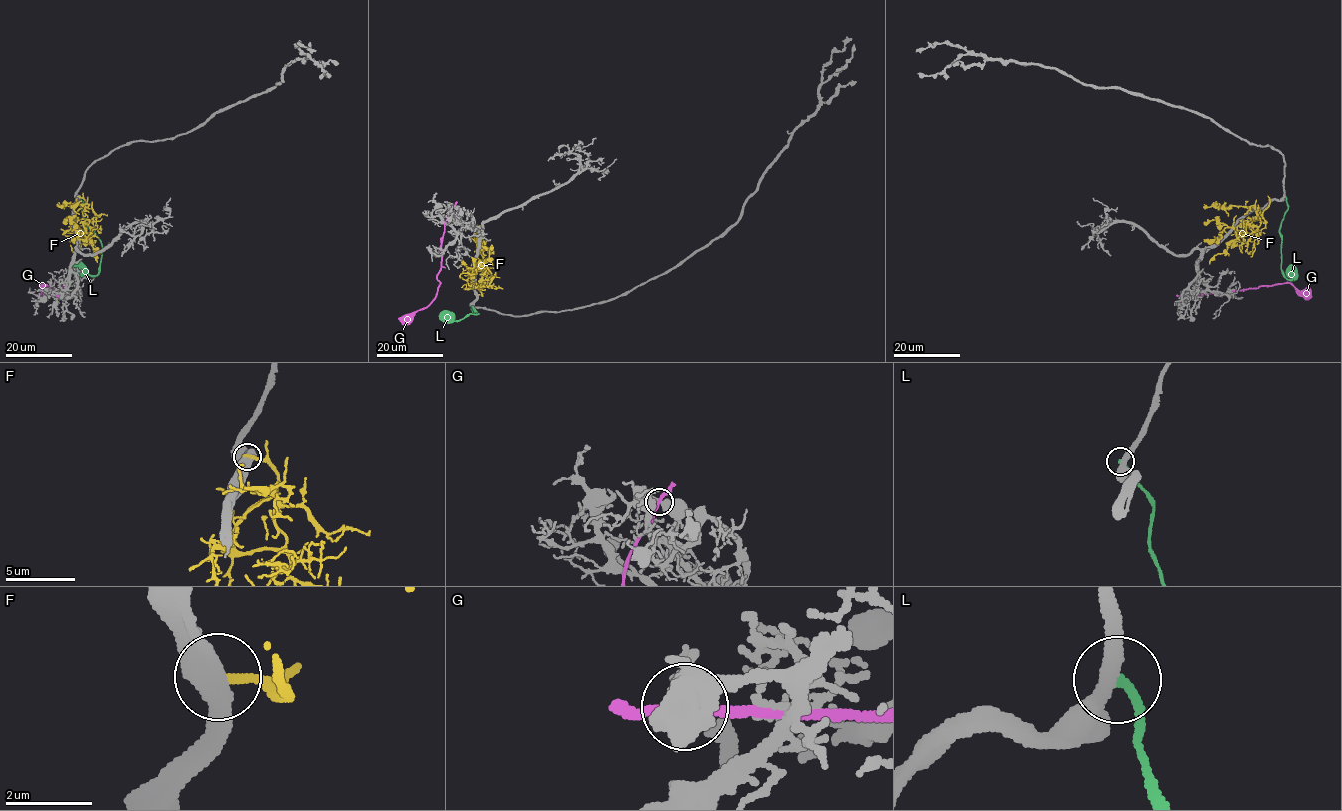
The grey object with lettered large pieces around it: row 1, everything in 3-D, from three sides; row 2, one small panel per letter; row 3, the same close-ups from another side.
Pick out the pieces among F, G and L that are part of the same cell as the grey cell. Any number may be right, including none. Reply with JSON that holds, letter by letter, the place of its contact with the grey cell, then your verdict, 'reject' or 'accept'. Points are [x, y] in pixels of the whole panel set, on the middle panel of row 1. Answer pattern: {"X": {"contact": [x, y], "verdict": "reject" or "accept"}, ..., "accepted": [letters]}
{"F": {"contact": [477, 294], "verdict": "reject"}, "G": {"contact": [453, 206], "verdict": "reject"}, "L": {"contact": [471, 306], "verdict": "accept"}, "accepted": ["L"]}

